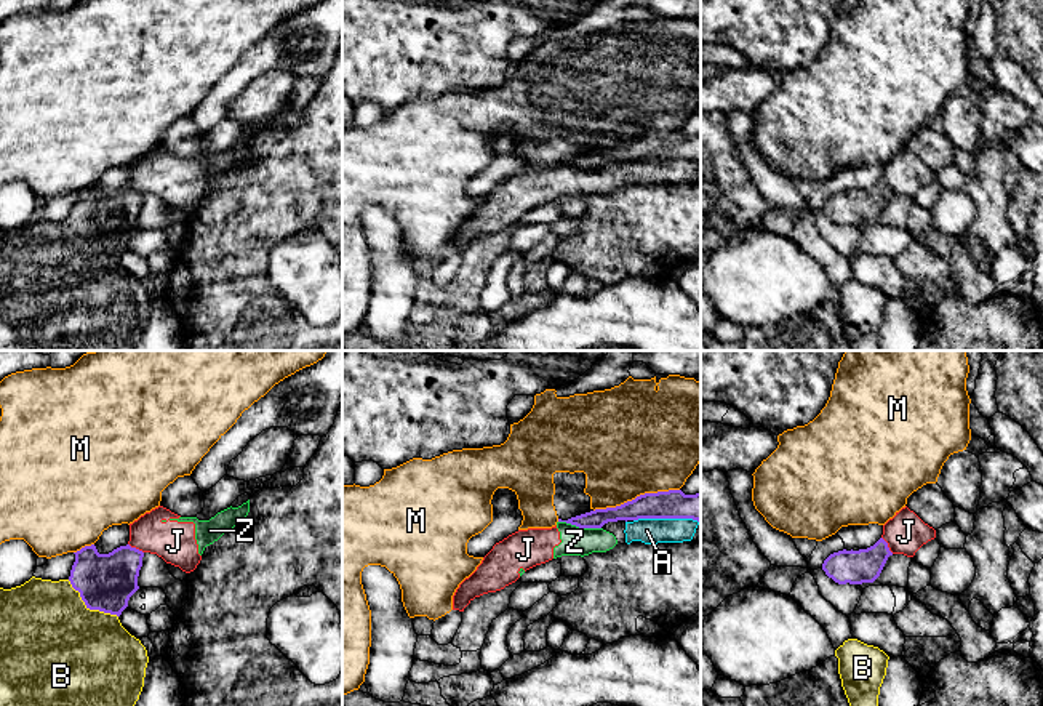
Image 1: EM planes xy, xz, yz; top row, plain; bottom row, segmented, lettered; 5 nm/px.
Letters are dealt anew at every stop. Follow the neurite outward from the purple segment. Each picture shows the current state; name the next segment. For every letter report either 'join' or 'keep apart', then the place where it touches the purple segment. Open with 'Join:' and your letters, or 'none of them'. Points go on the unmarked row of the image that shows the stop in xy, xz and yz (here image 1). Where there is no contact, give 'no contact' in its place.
Join: none of them
A: keep apart; meets purple in xz at (666, 159)
B: keep apart; meets purple in xy at (90, 250)
J: keep apart; meets purple in yz at (887, 186)
M: keep apart; meets purple in xz at (637, 138)
Z: keep apart; meets purple in xz at (579, 168)

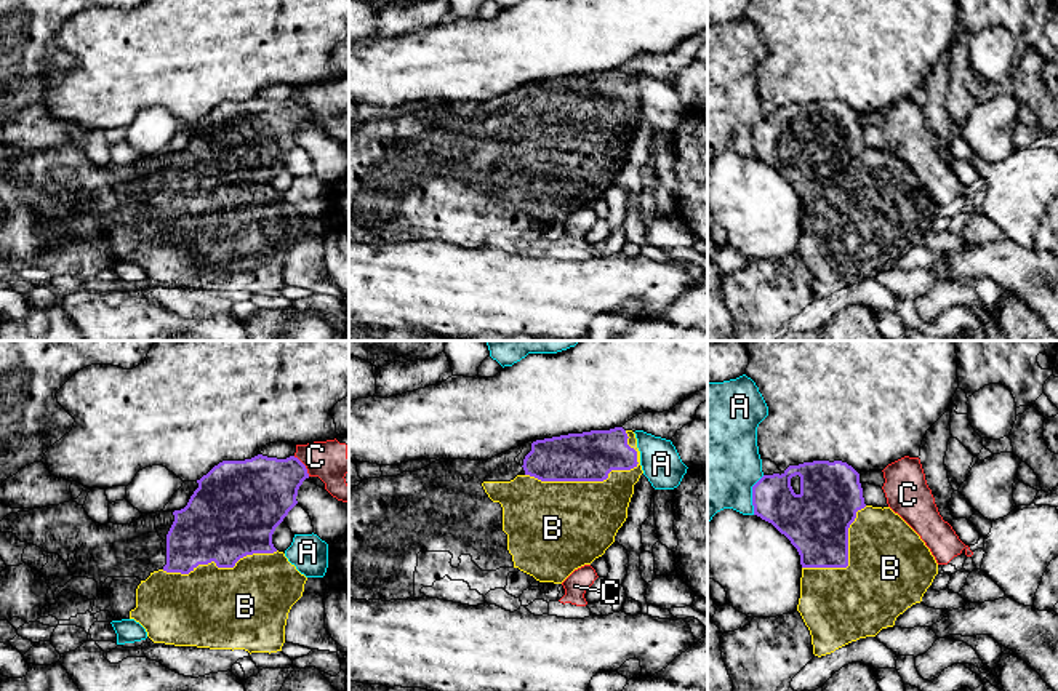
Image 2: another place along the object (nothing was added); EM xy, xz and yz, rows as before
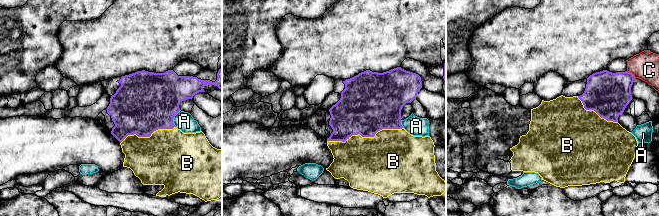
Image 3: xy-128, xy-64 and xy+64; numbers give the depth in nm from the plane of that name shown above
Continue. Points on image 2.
Join: none of them
A: keep apart; meets purple in yz at (753, 136)
B: keep apart; meets purple in xz at (588, 122)
C: keep apart; meets purple in xy at (304, 107)

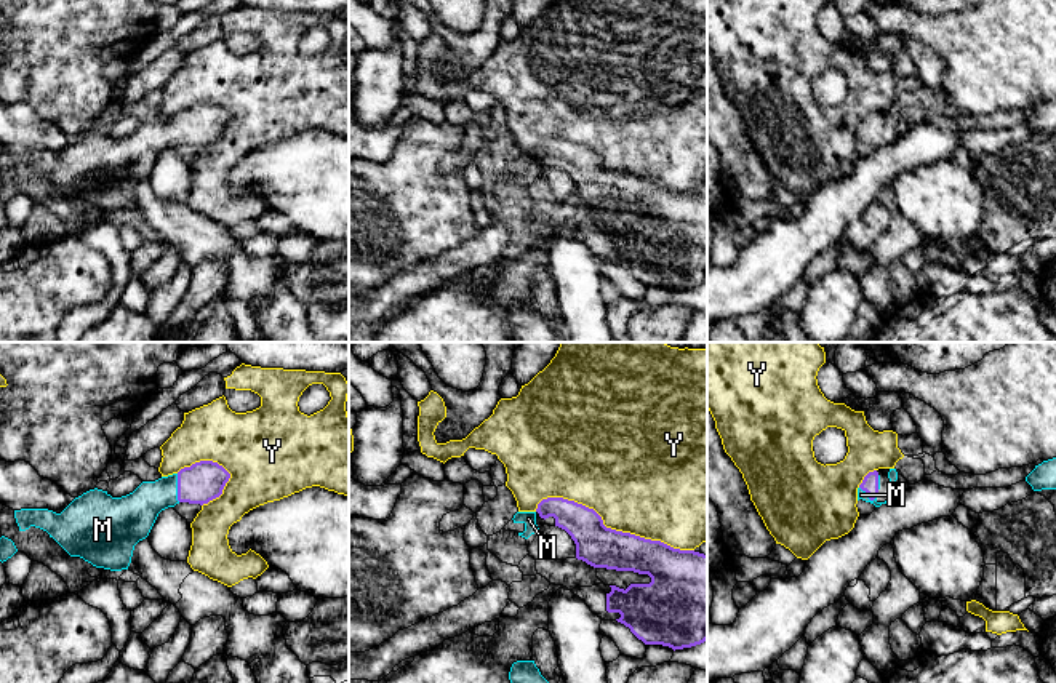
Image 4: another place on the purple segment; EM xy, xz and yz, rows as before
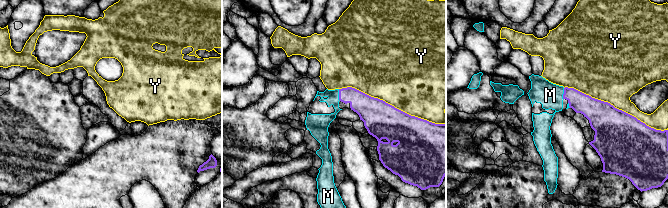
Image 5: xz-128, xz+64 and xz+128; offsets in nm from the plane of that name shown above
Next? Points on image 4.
Join: M
M: join; meets purple in xy at (178, 130)
Y: keep apart; meets purple in xz at (610, 170)

